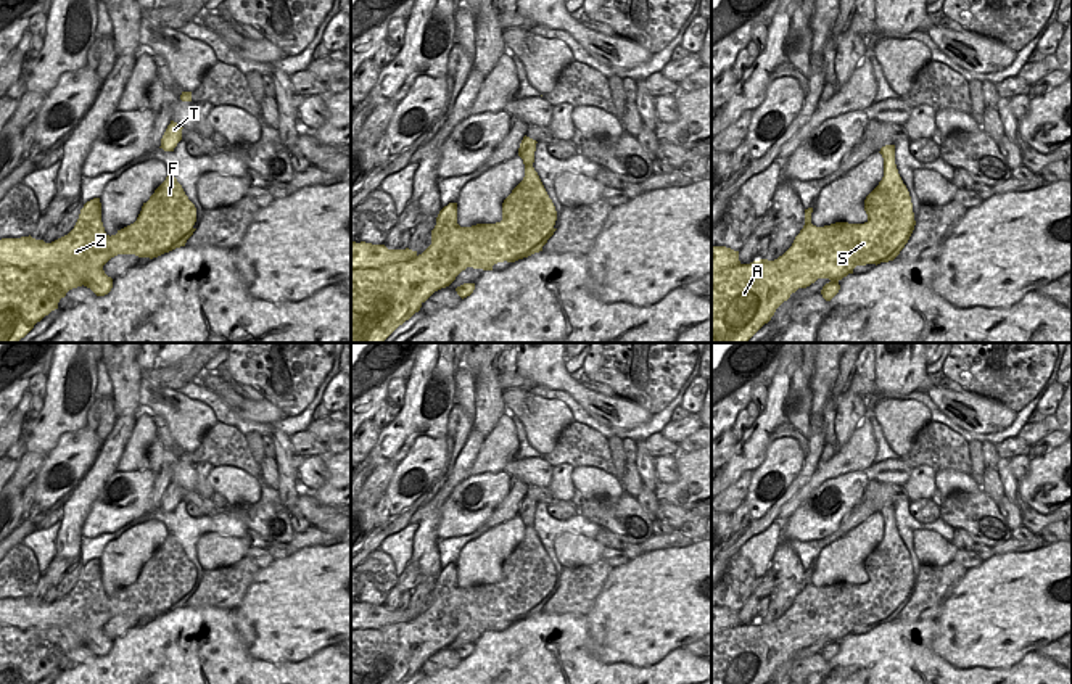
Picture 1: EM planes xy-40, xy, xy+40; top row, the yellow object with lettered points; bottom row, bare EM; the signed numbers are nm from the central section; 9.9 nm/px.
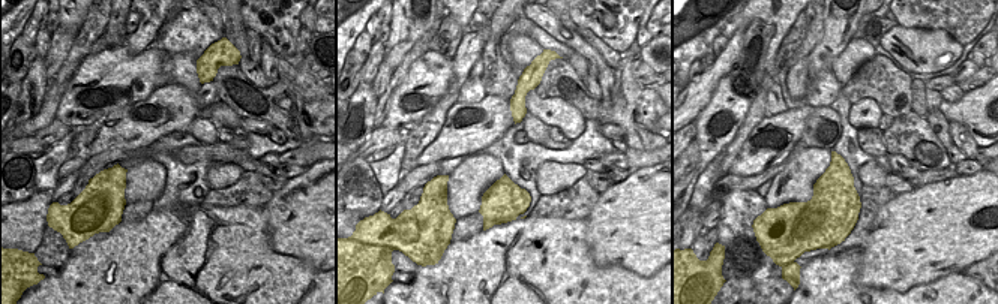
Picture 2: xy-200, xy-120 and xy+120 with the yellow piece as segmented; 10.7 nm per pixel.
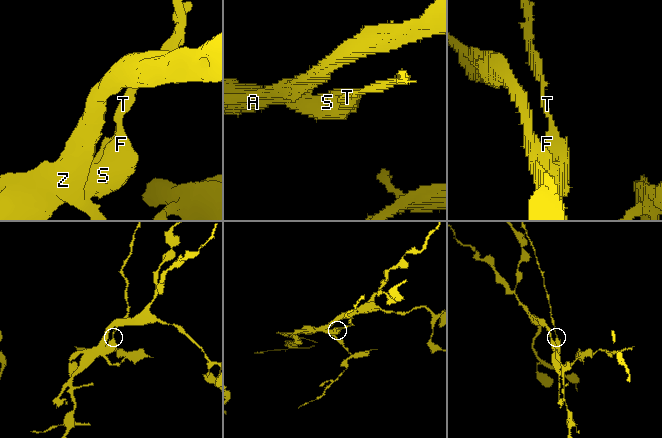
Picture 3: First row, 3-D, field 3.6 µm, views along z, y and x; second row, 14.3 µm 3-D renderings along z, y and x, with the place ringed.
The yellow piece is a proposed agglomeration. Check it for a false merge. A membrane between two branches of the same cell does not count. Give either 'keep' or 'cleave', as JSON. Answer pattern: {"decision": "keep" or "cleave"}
{"decision": "cleave"}

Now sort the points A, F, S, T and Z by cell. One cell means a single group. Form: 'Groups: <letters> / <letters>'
Groups: A F S T / Z

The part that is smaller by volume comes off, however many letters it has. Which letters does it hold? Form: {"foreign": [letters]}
{"foreign": ["A", "F", "S", "T"]}

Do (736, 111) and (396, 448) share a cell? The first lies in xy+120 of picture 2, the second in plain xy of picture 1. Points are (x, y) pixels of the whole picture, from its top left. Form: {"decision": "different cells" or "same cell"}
{"decision": "different cells"}

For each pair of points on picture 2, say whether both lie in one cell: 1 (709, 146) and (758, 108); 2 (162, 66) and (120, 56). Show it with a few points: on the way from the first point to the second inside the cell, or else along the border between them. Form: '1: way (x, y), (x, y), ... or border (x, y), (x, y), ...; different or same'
1: border (752, 99), (734, 138), (724, 150); different
2: way (152, 66), (131, 66); same

